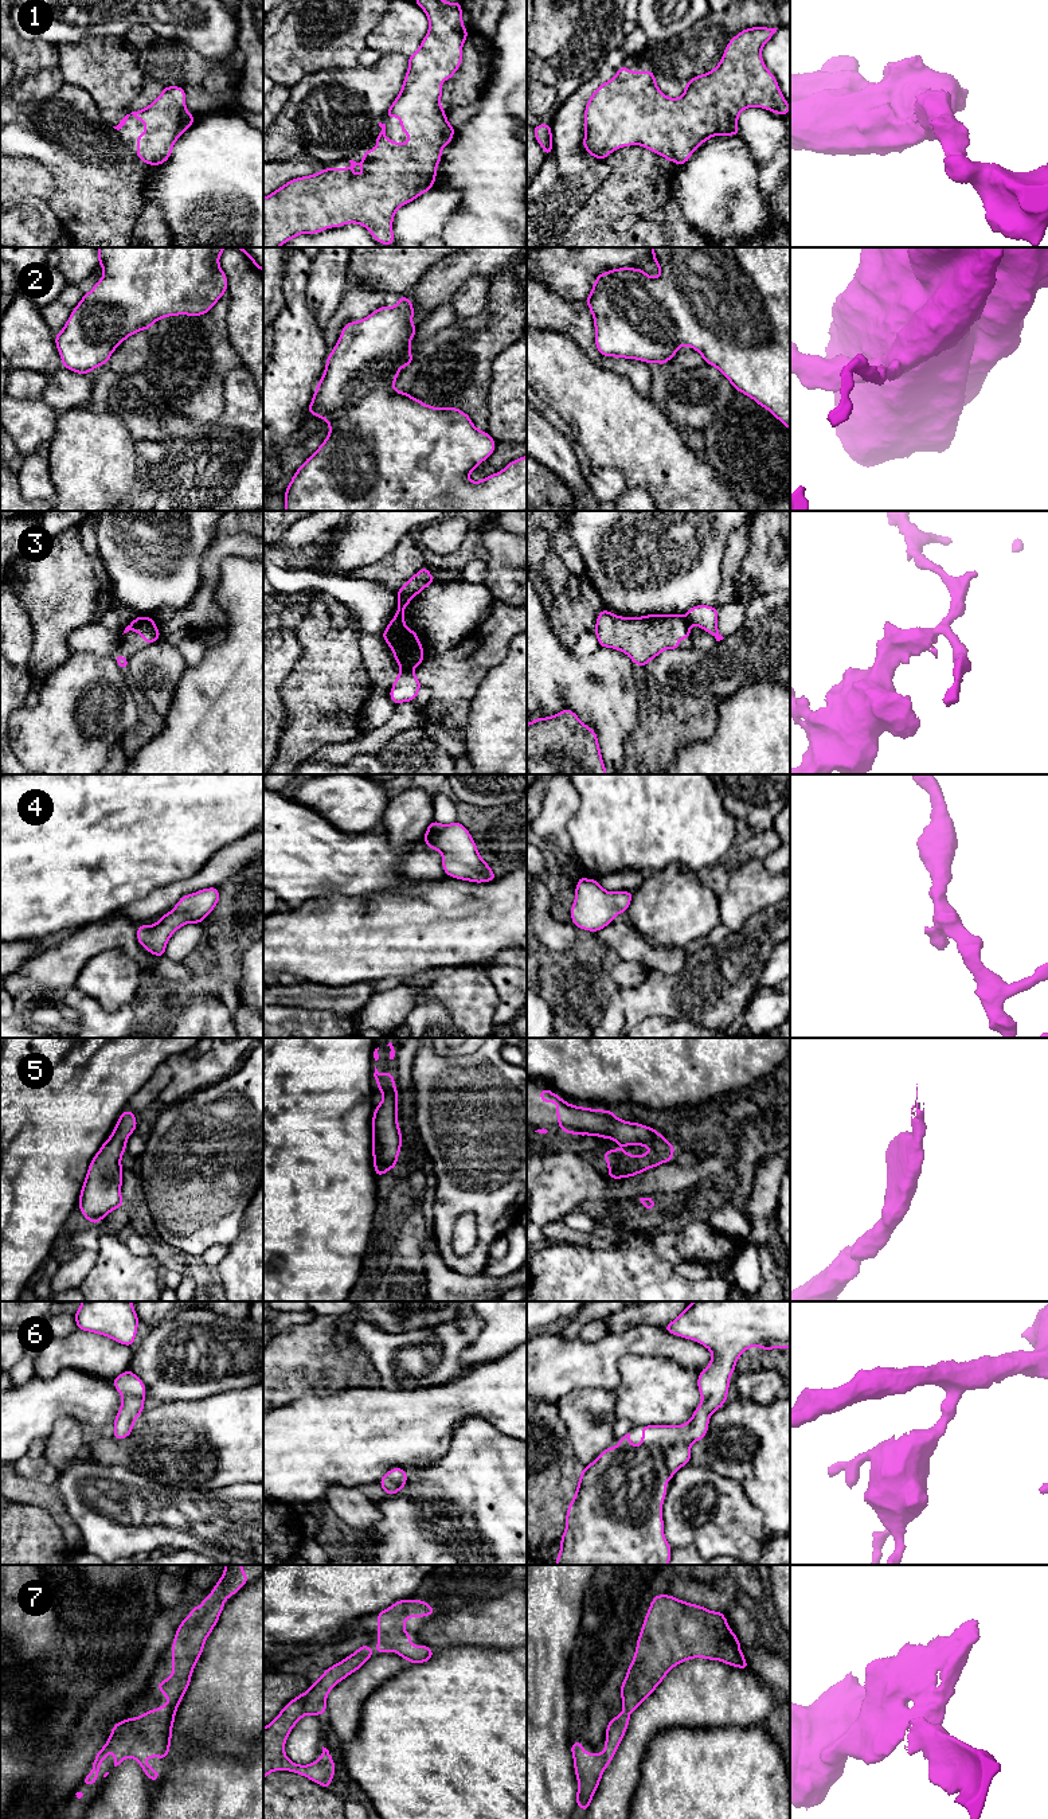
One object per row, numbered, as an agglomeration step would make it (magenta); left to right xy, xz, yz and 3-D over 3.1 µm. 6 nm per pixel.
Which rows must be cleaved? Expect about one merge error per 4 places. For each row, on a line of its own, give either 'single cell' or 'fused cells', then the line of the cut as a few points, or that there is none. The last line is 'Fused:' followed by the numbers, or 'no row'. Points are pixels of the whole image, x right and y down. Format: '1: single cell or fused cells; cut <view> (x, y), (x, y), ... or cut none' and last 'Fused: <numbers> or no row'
1: single cell; cut none
2: single cell; cut none
3: fused cells; cut yz (684, 616), (689, 625)
4: single cell; cut none
5: single cell; cut none
6: single cell; cut none
7: single cell; cut none
Fused: 3

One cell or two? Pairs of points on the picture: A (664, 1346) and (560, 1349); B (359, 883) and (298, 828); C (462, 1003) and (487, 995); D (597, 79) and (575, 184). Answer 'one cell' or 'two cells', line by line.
A: one cell
B: one cell
C: one cell
D: one cell

